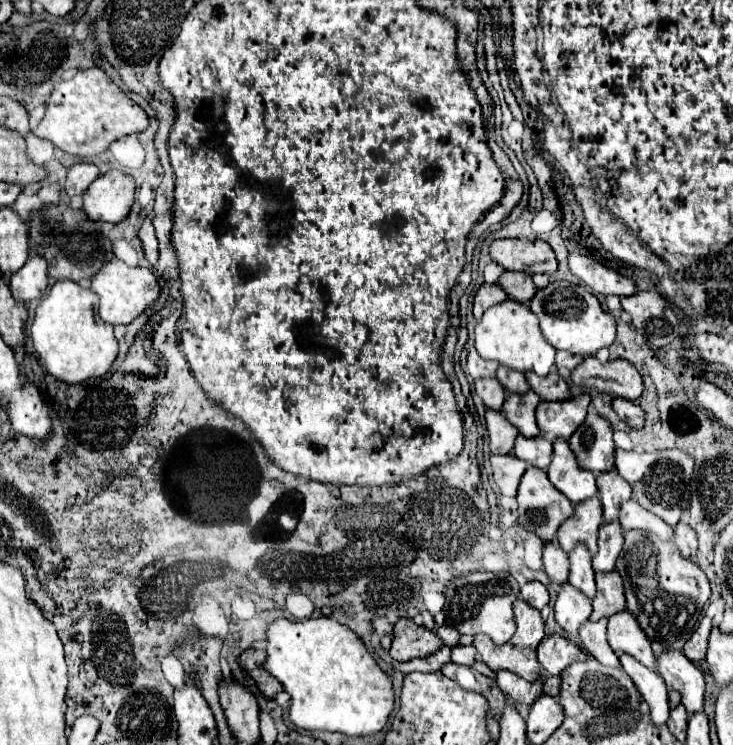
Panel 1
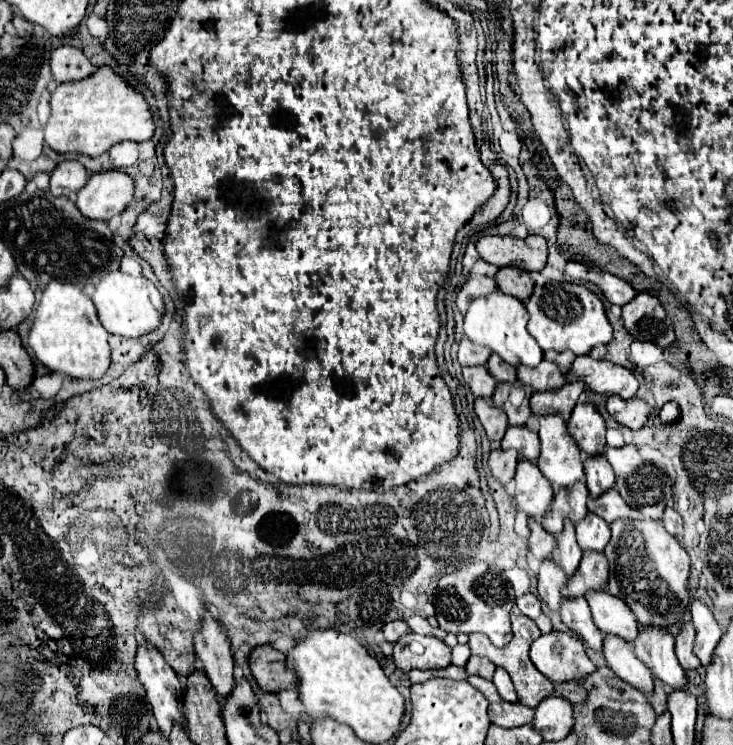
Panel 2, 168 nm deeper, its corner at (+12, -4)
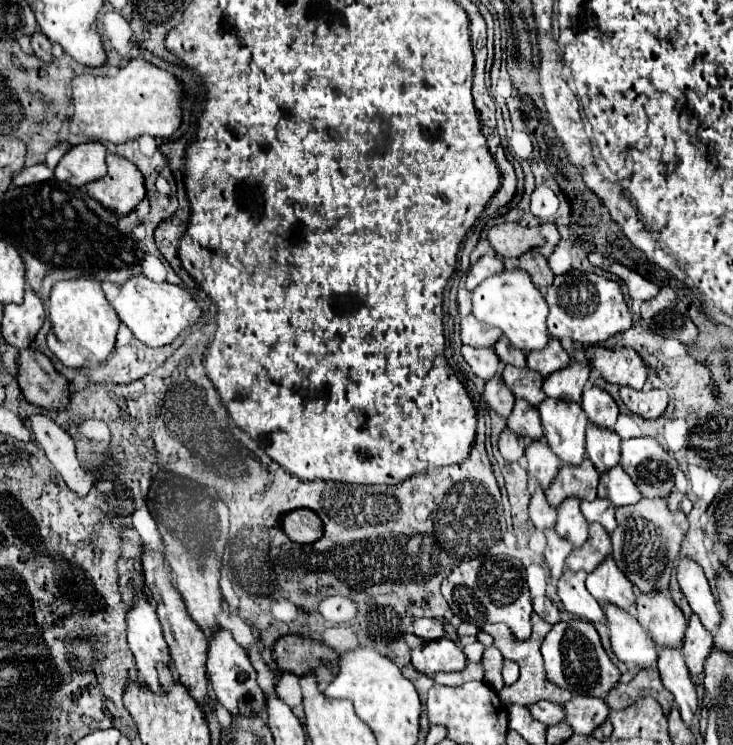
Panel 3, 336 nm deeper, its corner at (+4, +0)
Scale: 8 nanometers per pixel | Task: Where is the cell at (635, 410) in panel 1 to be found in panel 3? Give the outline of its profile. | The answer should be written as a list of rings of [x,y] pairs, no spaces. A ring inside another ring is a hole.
[[[622,386],[620,388],[620,396],[624,400],[624,404],[628,406],[628,410],[632,410],[634,414],[646,418],[646,420],[654,420],[660,418],[666,410],[668,404],[668,394],[666,390],[634,390],[630,386]]]

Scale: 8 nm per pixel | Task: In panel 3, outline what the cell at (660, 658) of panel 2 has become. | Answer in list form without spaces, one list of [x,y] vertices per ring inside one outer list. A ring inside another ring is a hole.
[[[638,592],[636,598],[636,618],[652,634],[654,642],[662,646],[682,648],[682,638],[686,630],[686,618],[682,610],[674,604],[670,594]]]

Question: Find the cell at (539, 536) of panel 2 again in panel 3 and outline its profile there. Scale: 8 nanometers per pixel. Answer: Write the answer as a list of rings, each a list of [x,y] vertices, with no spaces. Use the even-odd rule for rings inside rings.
[[[540,484],[536,486],[536,492],[530,498],[530,520],[534,522],[534,526],[538,530],[546,530],[546,528],[554,528],[556,524],[556,508],[552,508],[552,504],[548,504]]]

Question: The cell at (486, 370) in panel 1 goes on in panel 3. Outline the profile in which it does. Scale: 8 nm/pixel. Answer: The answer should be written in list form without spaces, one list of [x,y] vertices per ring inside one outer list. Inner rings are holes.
[[[470,314],[466,318],[462,318],[462,344],[470,344],[470,346],[486,346],[492,348],[496,344],[496,340],[500,338],[500,330],[488,326],[488,324],[480,324],[476,318],[472,318]]]

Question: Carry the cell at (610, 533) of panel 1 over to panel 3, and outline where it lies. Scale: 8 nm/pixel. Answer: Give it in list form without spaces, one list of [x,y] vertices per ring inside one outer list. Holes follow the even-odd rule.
[[[582,500],[582,514],[588,522],[600,522],[608,534],[612,534],[616,528],[614,506],[608,504],[608,500]]]

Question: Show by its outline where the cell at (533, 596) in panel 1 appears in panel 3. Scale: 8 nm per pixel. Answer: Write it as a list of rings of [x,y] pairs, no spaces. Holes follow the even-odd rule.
[[[540,596],[540,598],[534,598],[534,610],[540,618],[544,618],[546,622],[550,624],[556,624],[560,622],[560,610],[554,606],[554,602],[548,598],[548,596]]]

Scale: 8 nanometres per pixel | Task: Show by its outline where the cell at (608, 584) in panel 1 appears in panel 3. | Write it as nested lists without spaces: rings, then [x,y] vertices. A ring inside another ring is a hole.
[[[590,524],[588,540],[580,548],[574,548],[570,552],[566,566],[570,570],[592,572],[604,560],[604,556],[608,556],[610,552],[612,552],[610,534],[604,532],[604,528],[600,528],[600,524]]]

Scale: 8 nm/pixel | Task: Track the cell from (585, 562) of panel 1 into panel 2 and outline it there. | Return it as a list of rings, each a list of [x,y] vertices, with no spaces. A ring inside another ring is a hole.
[[[570,520],[564,522],[564,530],[562,534],[556,536],[556,550],[552,554],[552,560],[564,570],[564,574],[570,578],[574,576],[578,564],[580,564],[580,558],[582,558],[582,552],[578,548],[578,542],[576,542],[576,532],[574,532],[574,524]]]

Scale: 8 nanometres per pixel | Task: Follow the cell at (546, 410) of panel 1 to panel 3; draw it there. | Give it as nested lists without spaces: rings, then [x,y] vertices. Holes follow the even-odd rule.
[[[570,362],[568,368],[560,368],[556,370],[556,374],[544,378],[544,392],[550,398],[580,402],[586,380],[588,380],[588,366]]]

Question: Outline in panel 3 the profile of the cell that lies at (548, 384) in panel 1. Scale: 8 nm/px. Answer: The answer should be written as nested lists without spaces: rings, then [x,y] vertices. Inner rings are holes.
[[[550,336],[548,344],[546,344],[546,348],[542,348],[542,352],[528,352],[526,360],[528,360],[528,368],[540,372],[542,376],[548,376],[570,364],[568,352],[560,346],[560,342],[554,336]]]

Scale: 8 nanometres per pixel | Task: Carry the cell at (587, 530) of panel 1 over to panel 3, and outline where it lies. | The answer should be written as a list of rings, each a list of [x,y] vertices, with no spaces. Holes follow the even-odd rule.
[[[584,458],[582,464],[572,468],[572,464],[562,464],[560,472],[556,474],[556,480],[552,480],[552,488],[548,488],[546,498],[552,506],[558,506],[564,498],[576,496],[576,498],[596,498],[596,486],[598,486],[598,472],[594,464]]]

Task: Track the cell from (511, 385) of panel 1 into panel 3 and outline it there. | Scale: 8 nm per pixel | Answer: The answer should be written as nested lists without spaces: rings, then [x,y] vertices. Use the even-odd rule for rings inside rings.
[[[502,334],[500,340],[496,342],[494,346],[498,358],[504,362],[504,364],[512,364],[512,366],[518,366],[518,368],[524,368],[526,366],[526,354],[516,350],[512,344],[508,344],[508,338]]]

